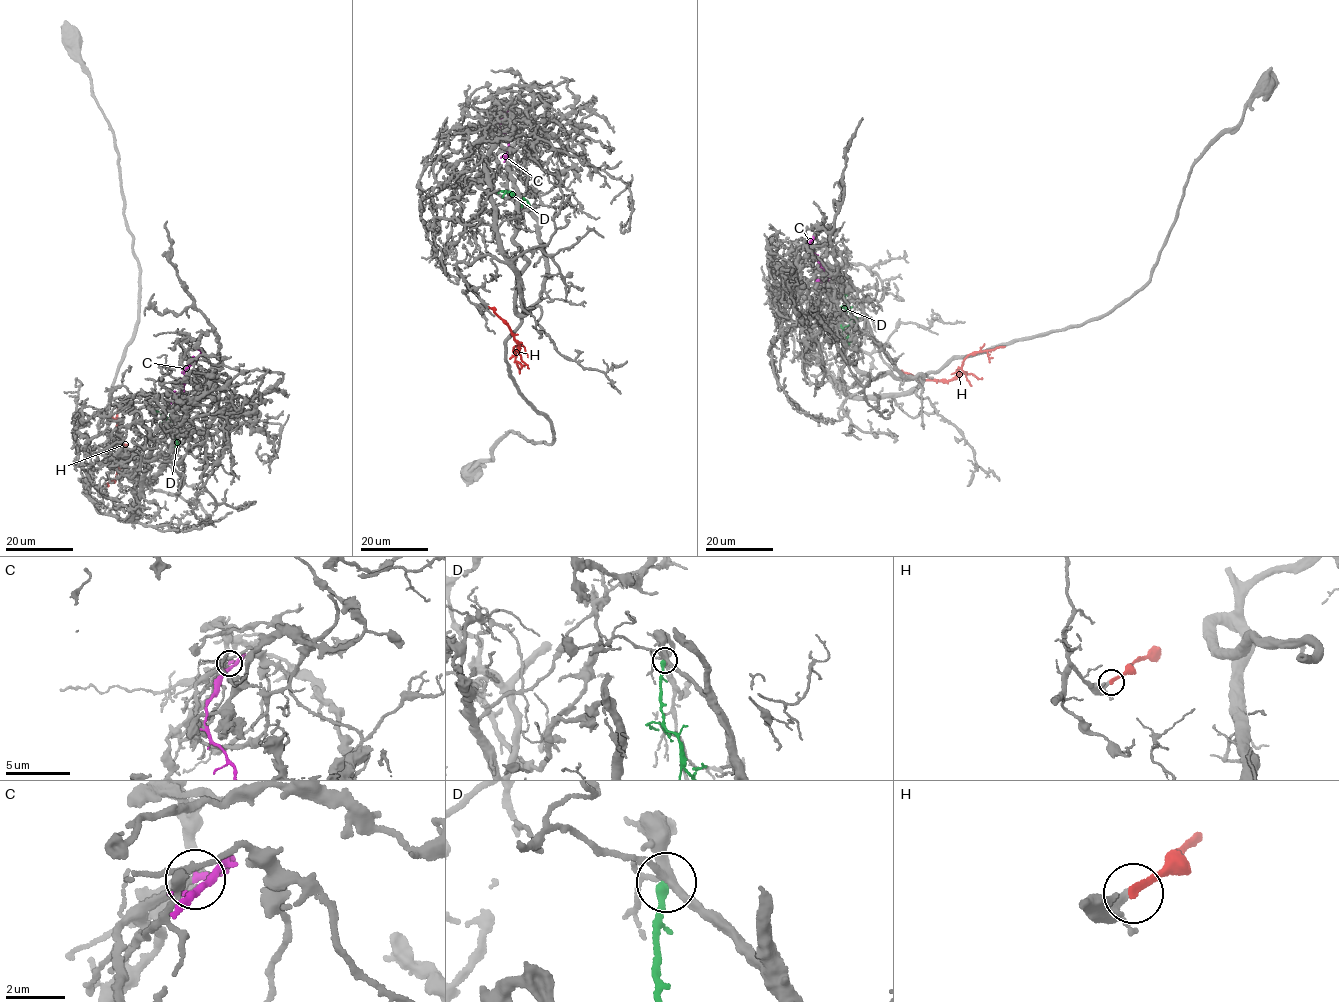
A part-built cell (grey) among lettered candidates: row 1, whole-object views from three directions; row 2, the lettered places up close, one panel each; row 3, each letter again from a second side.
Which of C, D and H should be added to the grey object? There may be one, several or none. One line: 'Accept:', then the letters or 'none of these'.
Accept: H

